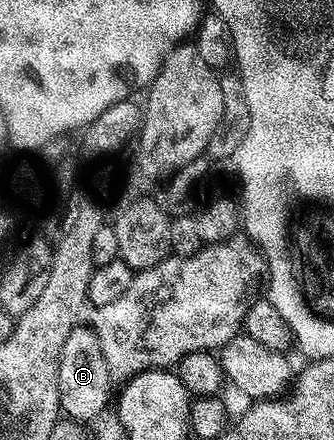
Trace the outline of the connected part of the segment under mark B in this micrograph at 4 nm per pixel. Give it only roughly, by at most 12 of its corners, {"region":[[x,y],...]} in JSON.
{"region":[[93,327],[60,350],[61,415],[91,422],[112,377]]}

